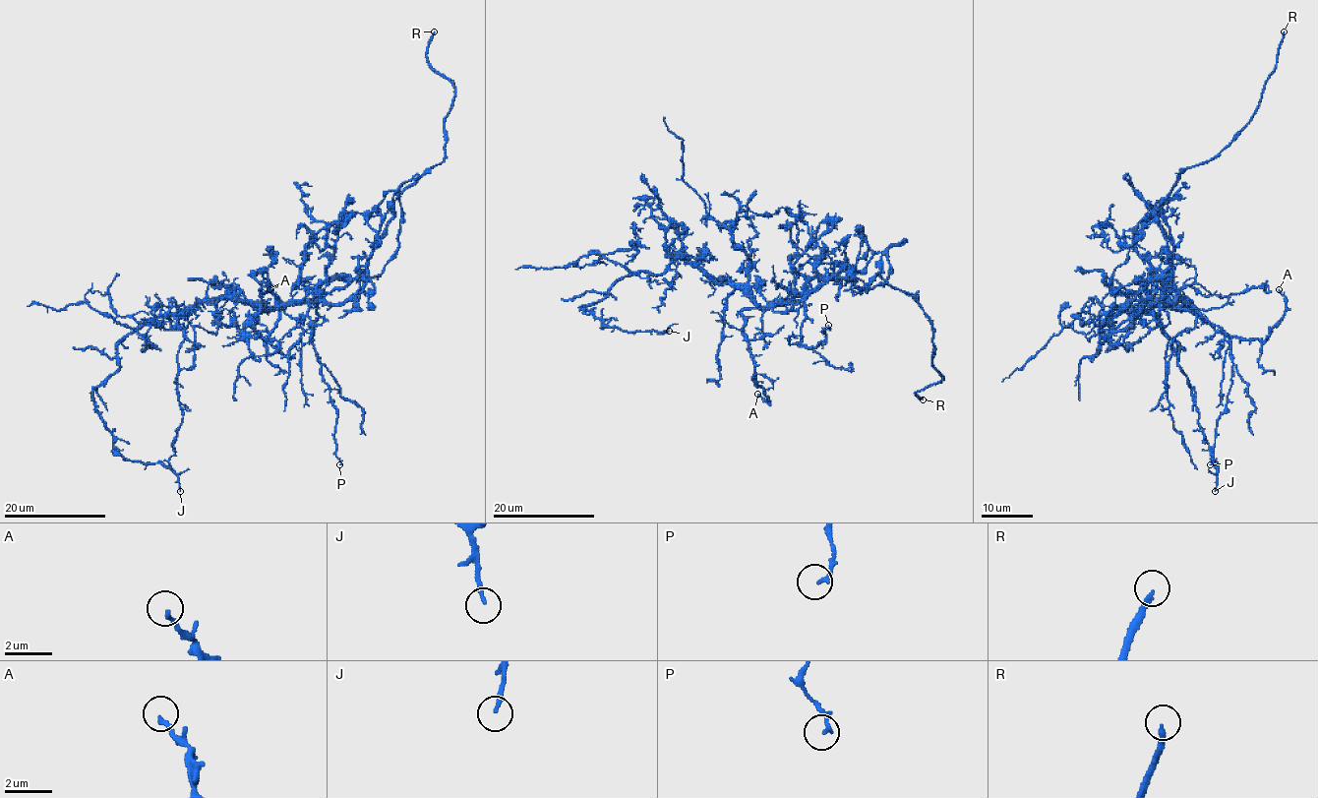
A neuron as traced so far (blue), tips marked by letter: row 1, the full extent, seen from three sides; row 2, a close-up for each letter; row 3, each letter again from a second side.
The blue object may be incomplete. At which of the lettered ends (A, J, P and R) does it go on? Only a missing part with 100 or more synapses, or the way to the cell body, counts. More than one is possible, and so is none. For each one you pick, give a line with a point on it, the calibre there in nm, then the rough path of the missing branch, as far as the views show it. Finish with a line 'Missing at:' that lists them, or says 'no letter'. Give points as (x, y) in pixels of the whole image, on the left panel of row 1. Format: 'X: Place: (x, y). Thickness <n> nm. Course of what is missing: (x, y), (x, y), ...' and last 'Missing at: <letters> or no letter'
R: Place: (434, 31). Thickness 220 nm
Missing at: R

